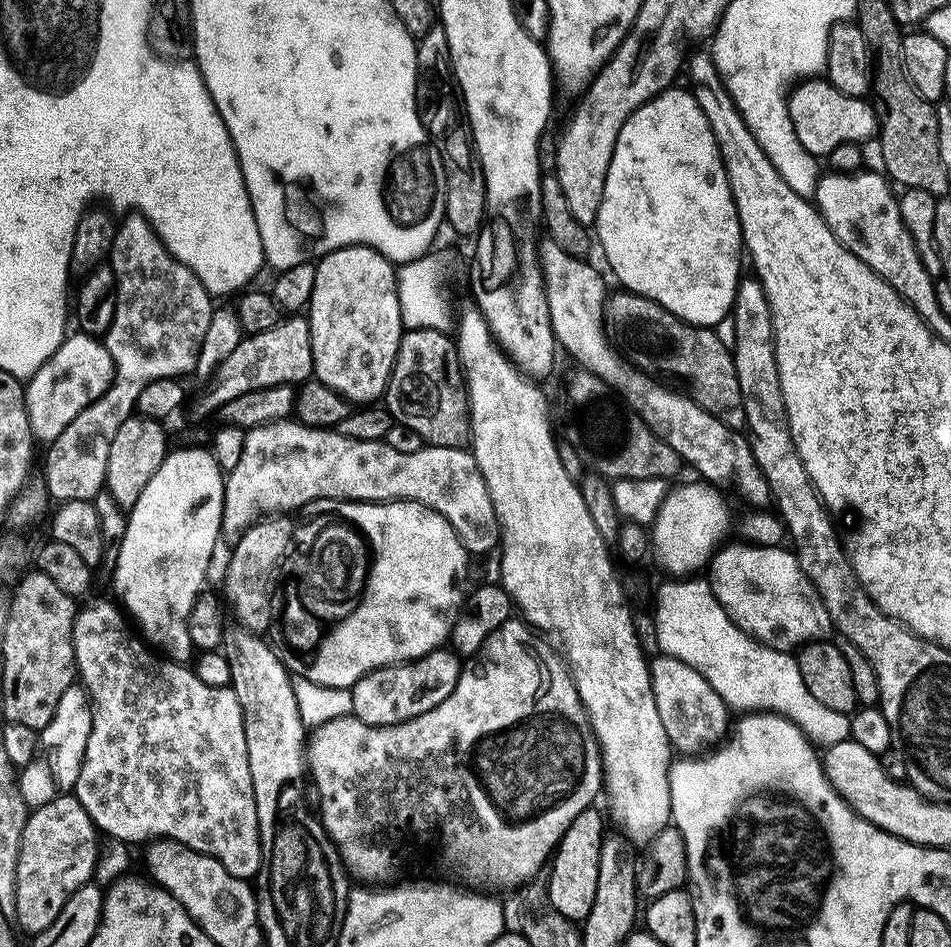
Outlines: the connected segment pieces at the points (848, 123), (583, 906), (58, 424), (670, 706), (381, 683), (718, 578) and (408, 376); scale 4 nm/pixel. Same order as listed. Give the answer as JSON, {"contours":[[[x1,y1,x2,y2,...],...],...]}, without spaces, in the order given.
{"contours":[[[827,78,801,79,787,93,787,97,794,134,798,134,798,142,802,142,804,149,812,156,826,158,838,146,865,142,877,135,876,109,871,103,858,96,842,94,842,90,835,88]],[[589,806,560,838,550,860,552,873,546,879,548,897,554,906,570,921,582,922,590,914,594,906,594,894,598,890,598,862,600,861,600,846,604,842,606,827,596,806]],[[79,330,73,331,74,334,65,335,64,341,50,354,50,358,33,376,27,377,26,387,24,388,24,410,28,415,28,426,32,431,33,437,37,441,50,442,74,422,74,418,86,406,90,406,104,393,112,384,114,369,112,359,106,350,106,346,97,337,88,335,87,332]],[[656,654,656,657,651,657,648,673,652,679,658,718,662,718,662,726,668,735,668,742,677,753,694,754,705,749,702,747,706,744,723,739,730,726,729,705,725,704,723,698,717,694,714,686,710,686,706,678,702,678,697,668,686,666,686,662,673,656]],[[441,646,418,657,417,660,409,660,387,668,376,668,373,672,367,672,357,684,352,685,351,715,378,728,413,720,415,716,426,714,426,710,434,710,438,702,446,702,446,698,450,698,460,677,461,667,461,657,457,656,455,651]],[[755,542,747,543,725,543,710,561,712,592,738,627,753,640,780,652,831,637,834,632,832,618,820,592,797,562,795,551,784,546,767,548]],[[410,328,400,337,396,361,388,379,388,391,382,400,397,424,410,426,422,434,425,445,433,448,464,448,470,440,468,423,468,390,460,367,460,355,456,353,453,337,439,328]]]}

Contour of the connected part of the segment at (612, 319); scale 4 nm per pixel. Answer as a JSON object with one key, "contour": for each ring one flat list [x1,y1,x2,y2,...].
{"contour":[[609,295,604,306,604,319,610,325,611,343,620,346,624,340,625,346,636,355,637,365,653,373,677,376,684,383,683,391,691,396,699,408,726,426,743,429,746,410,742,386,738,386,733,349,722,346,718,334,711,327,679,320,673,312,666,311,661,304,655,304,645,296,623,295]]}

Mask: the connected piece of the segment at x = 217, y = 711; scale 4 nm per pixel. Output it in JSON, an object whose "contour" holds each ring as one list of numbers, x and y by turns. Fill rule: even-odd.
{"contour":[[92,604,89,608,81,607,77,611,76,625,72,631,72,645,76,648,74,668,79,679,80,676,84,679,82,684,87,691,87,699,90,701,92,711,92,729,90,730,89,740,86,742,85,756,81,762,80,772,74,781,76,800,82,802,86,814,90,814,92,823,96,825,97,829,101,833,109,832,112,835,109,837,113,841,133,842,132,840,144,840,143,842,148,842,153,838,172,840,177,844,185,844,187,848,192,848,206,856,212,856,222,866,226,866,226,870,230,870,230,874,234,874,240,880,251,881,260,868,260,830,262,821,260,821,259,814,256,813,258,801,256,791,252,785,250,766,248,765,244,711,238,702,236,691,230,686,226,688,206,686,206,682,202,682,202,678,198,678,191,667,175,660,161,658,135,631,132,633,128,629,129,621,126,619,125,613,119,607,117,608,112,604]]}

